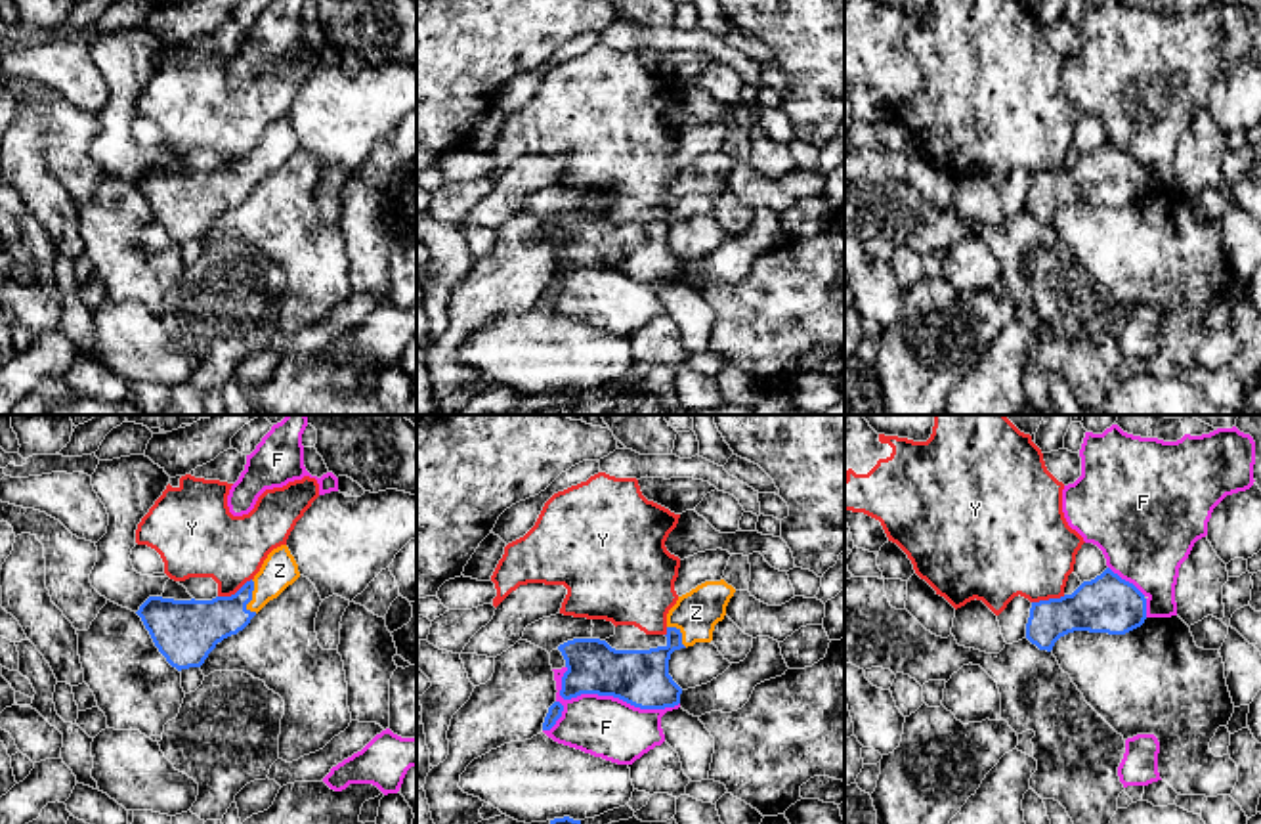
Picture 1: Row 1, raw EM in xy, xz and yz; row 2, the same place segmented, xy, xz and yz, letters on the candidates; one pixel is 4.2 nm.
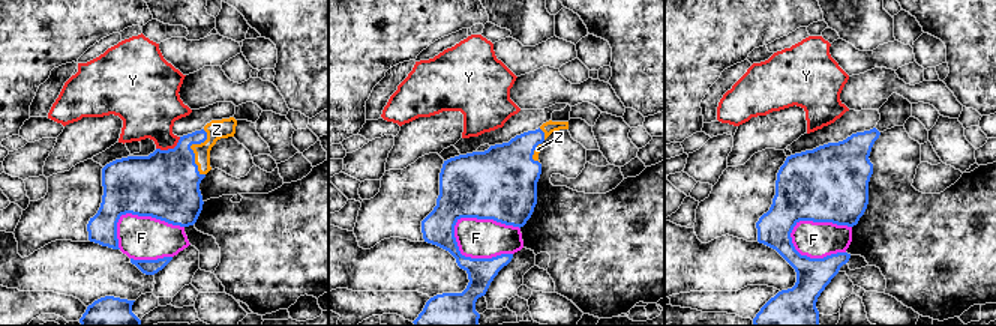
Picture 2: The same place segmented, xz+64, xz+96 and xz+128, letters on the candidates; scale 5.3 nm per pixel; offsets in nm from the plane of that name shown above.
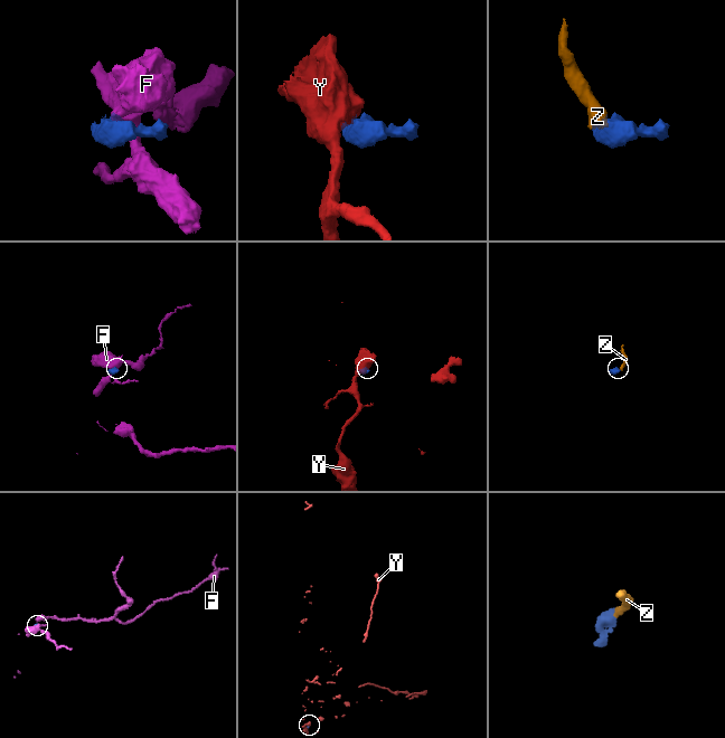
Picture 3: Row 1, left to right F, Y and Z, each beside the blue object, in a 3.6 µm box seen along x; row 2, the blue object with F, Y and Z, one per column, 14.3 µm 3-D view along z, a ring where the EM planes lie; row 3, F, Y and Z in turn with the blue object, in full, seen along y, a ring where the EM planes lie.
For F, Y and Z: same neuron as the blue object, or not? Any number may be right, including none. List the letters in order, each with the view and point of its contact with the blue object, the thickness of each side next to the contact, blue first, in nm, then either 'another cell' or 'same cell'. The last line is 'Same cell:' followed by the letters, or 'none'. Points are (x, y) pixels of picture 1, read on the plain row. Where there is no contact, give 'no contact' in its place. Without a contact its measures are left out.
F: xz (612, 266) | 240/260 nm | another cell
Y: xy (235, 165) | 260/300 nm | another cell
Z: xy (251, 171) | 220/150 nm | same cell
Same cell: Z

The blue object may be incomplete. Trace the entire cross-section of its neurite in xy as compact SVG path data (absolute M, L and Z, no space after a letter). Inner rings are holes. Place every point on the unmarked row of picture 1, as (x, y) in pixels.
M287 117L273 120L260 143L231 168L174 172L149 168L136 184L155 218L178 243L201 239L224 210L250 191L300 149Z

